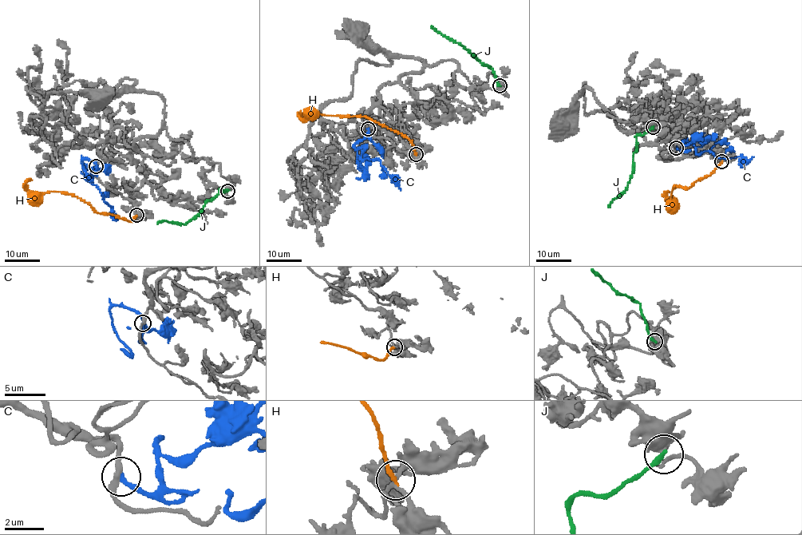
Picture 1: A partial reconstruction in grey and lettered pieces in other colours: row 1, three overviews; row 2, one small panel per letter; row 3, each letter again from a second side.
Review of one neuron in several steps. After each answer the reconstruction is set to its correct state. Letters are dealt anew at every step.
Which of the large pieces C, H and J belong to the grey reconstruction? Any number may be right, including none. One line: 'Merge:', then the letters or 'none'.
Merge: C

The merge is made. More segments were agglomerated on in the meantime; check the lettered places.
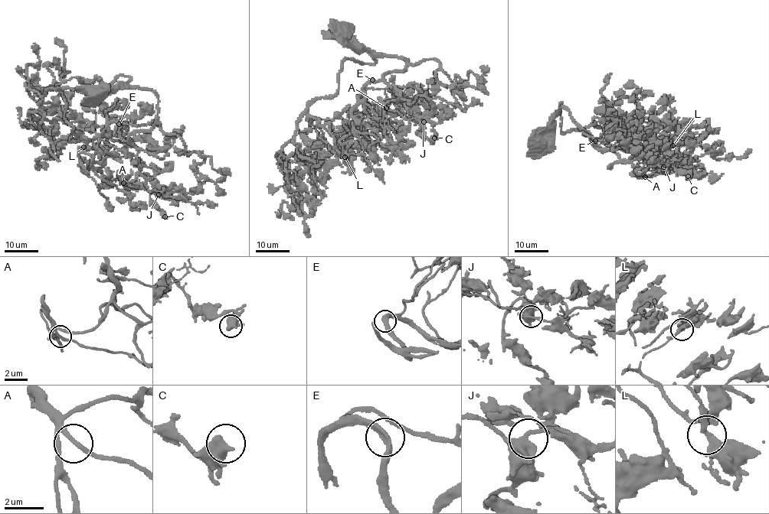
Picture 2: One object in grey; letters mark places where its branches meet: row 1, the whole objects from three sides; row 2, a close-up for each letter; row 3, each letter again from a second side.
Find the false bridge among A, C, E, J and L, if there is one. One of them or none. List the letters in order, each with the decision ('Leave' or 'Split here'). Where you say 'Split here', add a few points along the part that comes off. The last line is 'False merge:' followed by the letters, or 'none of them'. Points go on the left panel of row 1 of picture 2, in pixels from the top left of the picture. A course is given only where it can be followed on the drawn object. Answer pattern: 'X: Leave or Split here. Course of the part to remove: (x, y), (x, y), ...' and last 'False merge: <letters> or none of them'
A: Leave
C: Leave
E: Leave
J: Leave
L: Leave
False merge: none of them

